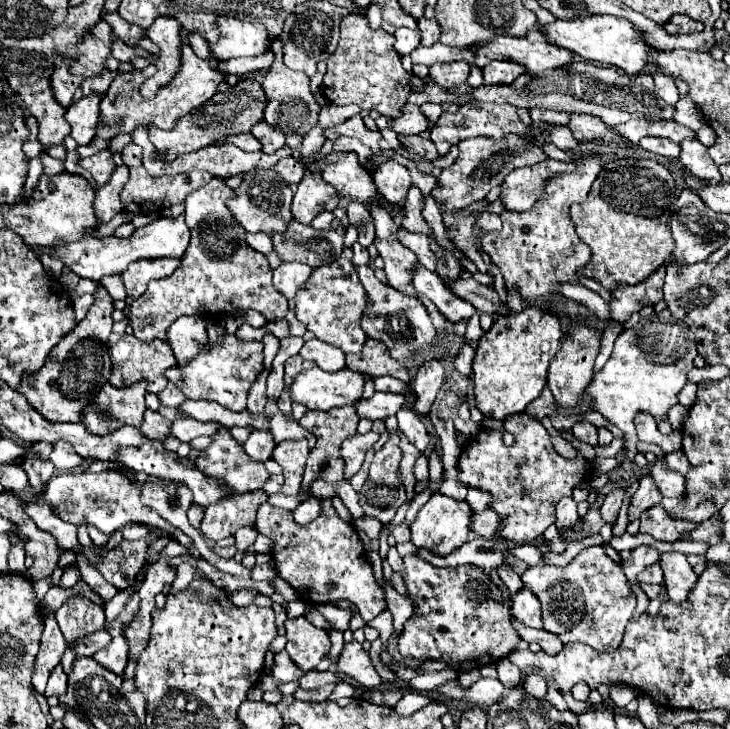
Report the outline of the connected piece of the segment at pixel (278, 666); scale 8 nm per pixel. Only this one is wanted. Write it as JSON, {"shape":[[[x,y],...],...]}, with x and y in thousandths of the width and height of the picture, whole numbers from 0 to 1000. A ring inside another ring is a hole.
{"shape":[[[386,892],[375,900],[375,911],[373,911],[373,925],[381,936],[400,936],[400,933],[411,933],[416,927],[416,922],[397,905],[395,894]]]}

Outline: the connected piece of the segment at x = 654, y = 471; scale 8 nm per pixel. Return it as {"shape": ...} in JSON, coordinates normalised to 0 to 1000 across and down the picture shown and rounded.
{"shape":[[[899,631],[896,639],[890,642],[890,656],[896,658],[896,664],[901,667],[907,680],[915,683],[929,683],[934,680],[934,669],[937,669],[937,653],[912,642],[912,636],[907,631]]]}

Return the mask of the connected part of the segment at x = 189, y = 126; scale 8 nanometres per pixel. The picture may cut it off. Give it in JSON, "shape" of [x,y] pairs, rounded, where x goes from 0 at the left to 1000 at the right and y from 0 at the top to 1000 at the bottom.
{"shape":[[[334,104],[323,118],[315,118],[310,126],[299,126],[290,132],[277,148],[260,154],[255,162],[249,159],[241,165],[241,173],[236,178],[222,178],[205,173],[205,195],[214,200],[214,219],[236,222],[247,211],[268,209],[274,203],[282,203],[301,187],[323,187],[329,181],[342,181],[342,173],[348,173],[359,162],[359,151],[364,145],[364,129],[359,118],[345,107]]]}

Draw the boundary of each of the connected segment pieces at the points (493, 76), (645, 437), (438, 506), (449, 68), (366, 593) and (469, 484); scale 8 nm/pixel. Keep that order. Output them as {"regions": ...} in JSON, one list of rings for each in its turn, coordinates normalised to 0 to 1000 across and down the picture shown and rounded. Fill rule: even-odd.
{"regions":[[[[677,82],[660,99],[663,99],[663,115],[699,115],[712,102],[718,102],[721,93],[715,88],[707,88],[707,85]]],[[[874,565],[874,571],[868,573],[871,590],[874,590],[874,601],[877,606],[888,606],[888,609],[904,609],[910,617],[915,617],[912,609],[918,609],[918,604],[912,604],[910,595],[904,595],[904,590],[899,587],[899,573],[890,571],[888,565]]],[[[595,678],[570,705],[570,713],[562,719],[562,733],[564,733],[564,746],[570,752],[584,752],[597,763],[614,763],[616,757],[622,757],[625,752],[630,752],[636,743],[641,743],[644,727],[644,708],[647,700],[638,689],[625,689],[622,683],[605,680],[605,678]]],[[[619,85],[619,88],[595,88],[589,93],[589,107],[595,107],[605,121],[627,121],[641,112],[644,91],[638,85]]],[[[449,683],[441,686],[441,705],[416,722],[403,716],[397,700],[359,689],[351,705],[351,727],[375,741],[373,771],[384,790],[408,812],[411,823],[419,829],[458,829],[463,823],[479,823],[490,831],[493,845],[501,853],[529,837],[526,812],[512,796],[510,776],[485,722],[460,705]]],[[[704,568],[690,576],[688,590],[668,590],[660,587],[652,598],[641,601],[638,609],[633,612],[630,628],[627,628],[627,661],[638,669],[655,669],[668,678],[674,678],[671,700],[677,700],[685,708],[685,722],[679,727],[682,738],[695,746],[726,746],[734,738],[740,738],[753,719],[759,719],[759,694],[762,694],[762,680],[764,686],[770,680],[784,680],[784,672],[808,658],[814,645],[805,642],[803,628],[792,620],[789,628],[773,628],[762,620],[751,590],[742,584],[740,576],[723,571],[723,568]],[[699,593],[704,598],[704,609],[693,612],[688,604],[688,595]]]]}

